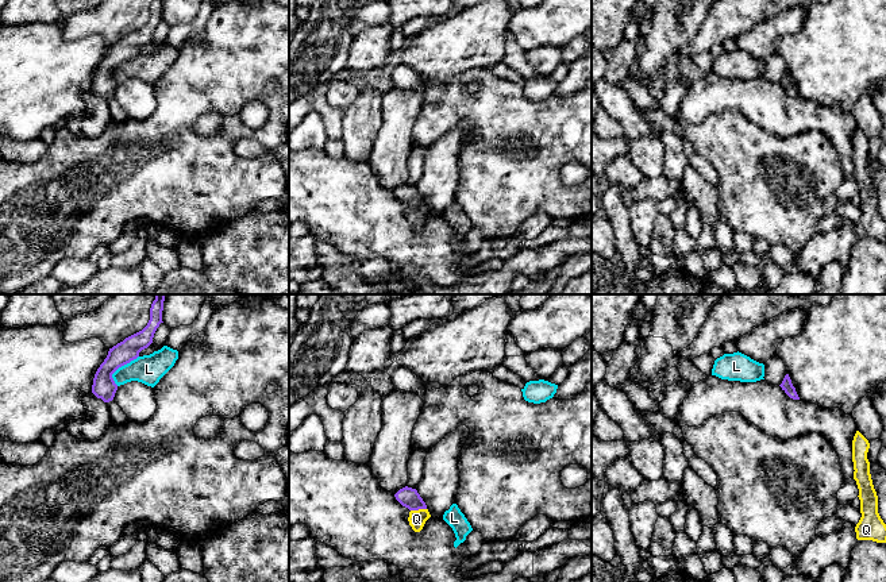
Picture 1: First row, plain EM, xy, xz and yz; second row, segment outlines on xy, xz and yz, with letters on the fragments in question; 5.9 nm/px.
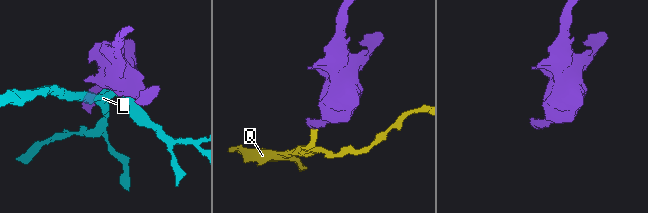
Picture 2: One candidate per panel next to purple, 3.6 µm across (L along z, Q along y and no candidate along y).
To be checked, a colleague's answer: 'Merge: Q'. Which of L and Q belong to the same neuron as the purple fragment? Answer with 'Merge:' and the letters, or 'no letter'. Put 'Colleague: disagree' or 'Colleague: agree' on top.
Colleague: agree
Merge: Q

